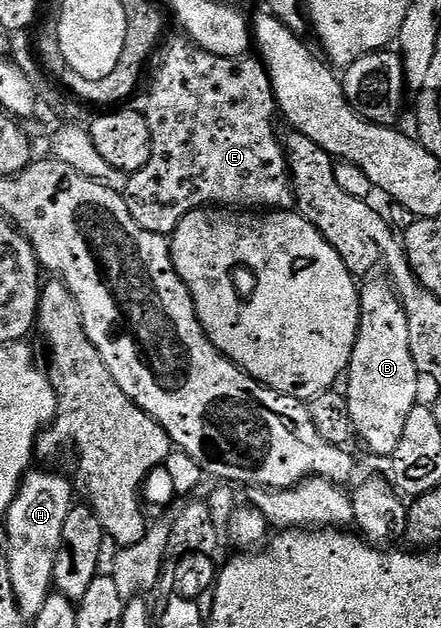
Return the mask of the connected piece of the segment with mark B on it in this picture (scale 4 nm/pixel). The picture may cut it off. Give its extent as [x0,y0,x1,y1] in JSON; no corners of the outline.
[343,277,419,457]

